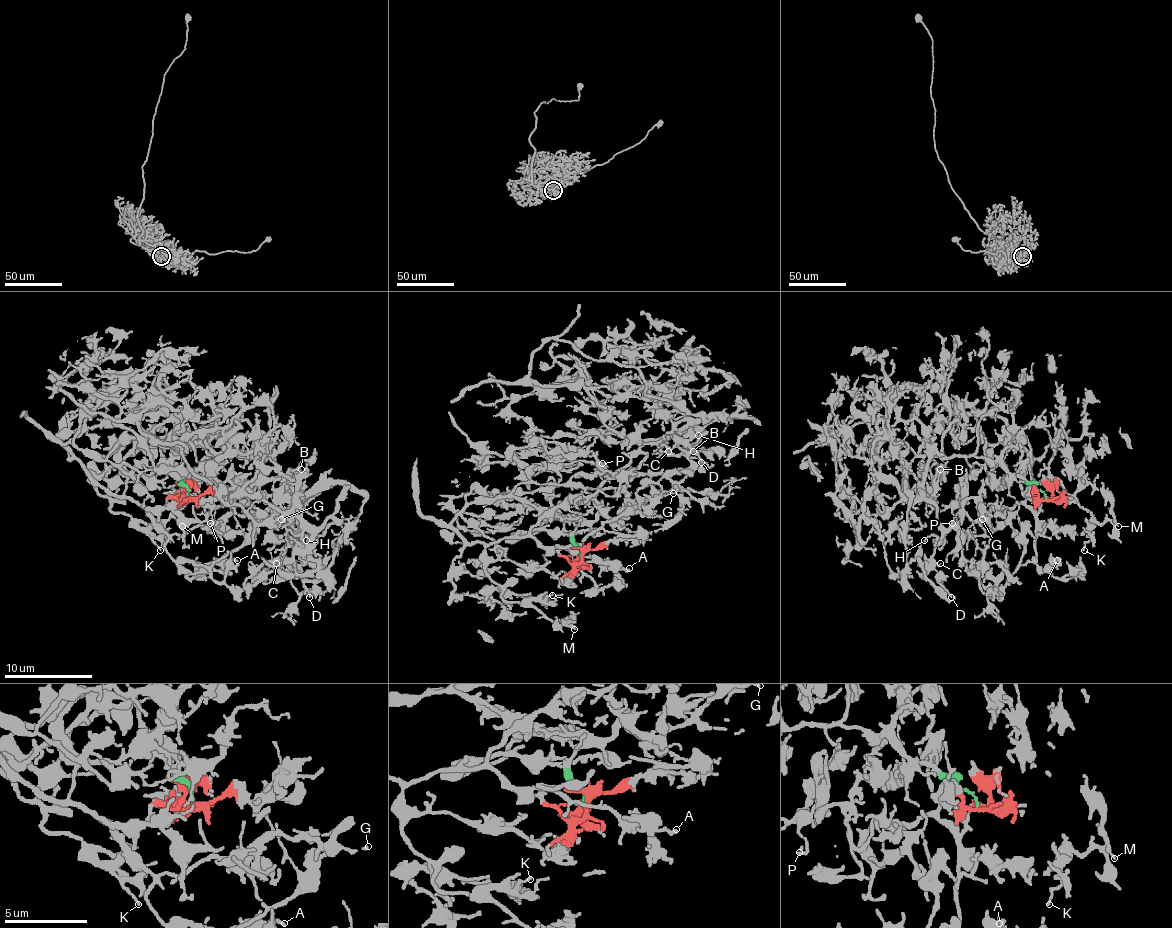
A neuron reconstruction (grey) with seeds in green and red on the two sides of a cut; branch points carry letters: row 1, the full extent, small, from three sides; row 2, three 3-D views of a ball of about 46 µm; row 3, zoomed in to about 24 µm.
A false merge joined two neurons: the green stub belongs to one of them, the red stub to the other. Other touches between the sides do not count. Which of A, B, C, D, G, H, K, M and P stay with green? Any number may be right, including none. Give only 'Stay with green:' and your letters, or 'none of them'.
Stay with green: B, C, D, G, H, P

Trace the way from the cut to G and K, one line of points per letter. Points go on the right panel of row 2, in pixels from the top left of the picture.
G: (1046, 499), (998, 462), (932, 455), (921, 490), (936, 508), (939, 523), (943, 527), (967, 517), (982, 519)
K: (1046, 499), (1053, 499), (1037, 512), (1026, 497), (1037, 481), (1057, 479), (1090, 512), (1083, 549)

